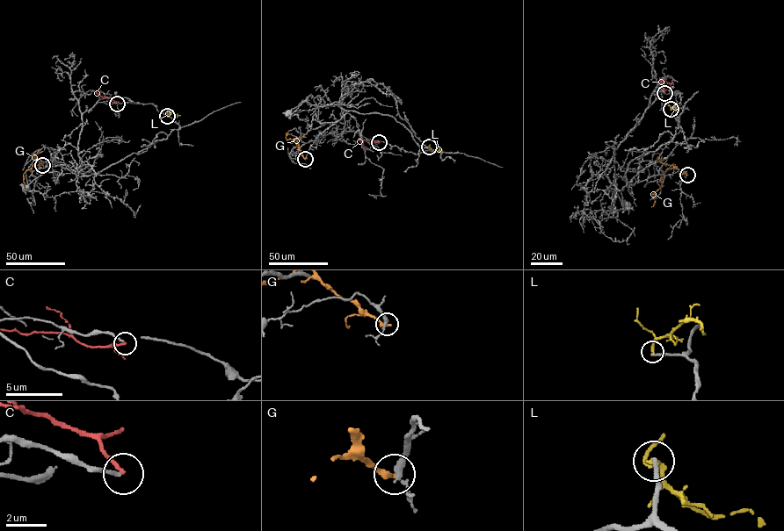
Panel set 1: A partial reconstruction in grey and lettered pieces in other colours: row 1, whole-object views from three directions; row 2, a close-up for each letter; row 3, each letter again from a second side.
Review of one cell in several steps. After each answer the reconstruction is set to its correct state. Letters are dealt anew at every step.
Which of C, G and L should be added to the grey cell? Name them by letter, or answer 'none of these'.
none of these

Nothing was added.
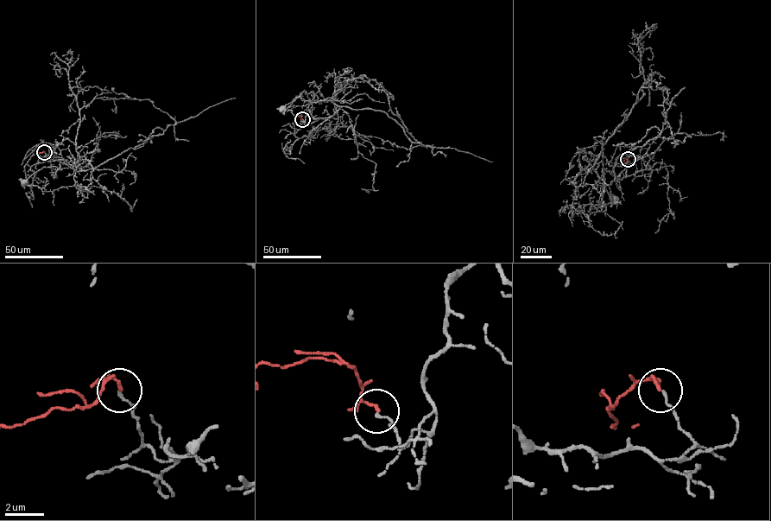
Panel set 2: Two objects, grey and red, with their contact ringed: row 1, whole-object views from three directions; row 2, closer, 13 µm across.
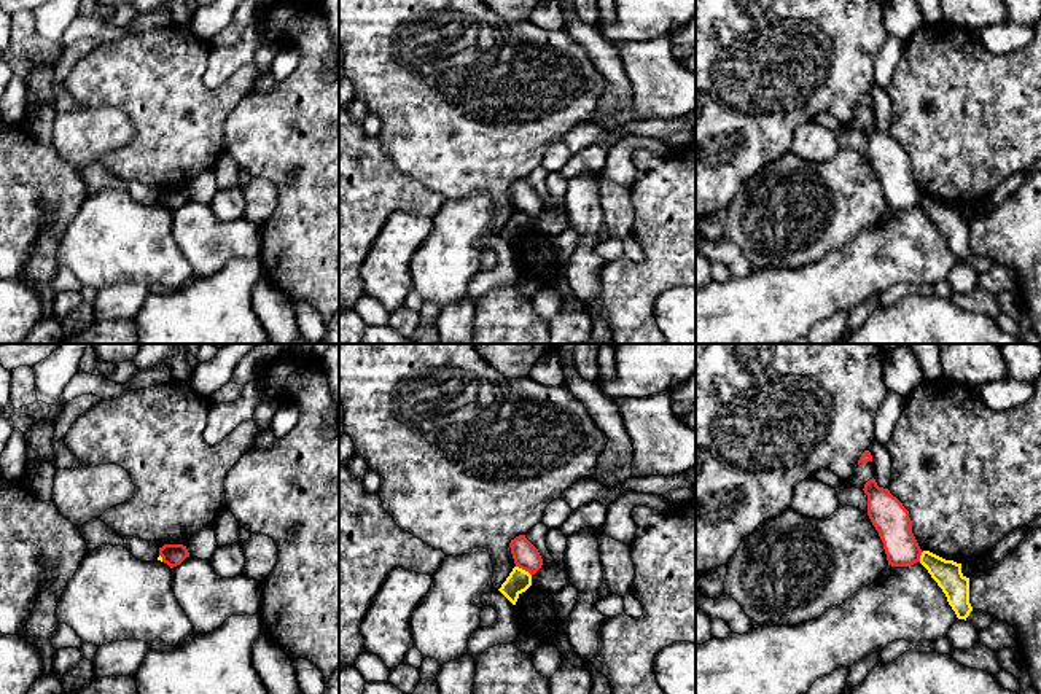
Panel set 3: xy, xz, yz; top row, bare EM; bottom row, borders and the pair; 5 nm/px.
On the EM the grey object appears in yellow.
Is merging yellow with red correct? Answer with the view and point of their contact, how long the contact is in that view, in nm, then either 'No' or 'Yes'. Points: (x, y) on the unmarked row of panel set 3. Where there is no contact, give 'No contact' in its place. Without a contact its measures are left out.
Touches yellow at xz (524, 214). Shared border 90 nm. No

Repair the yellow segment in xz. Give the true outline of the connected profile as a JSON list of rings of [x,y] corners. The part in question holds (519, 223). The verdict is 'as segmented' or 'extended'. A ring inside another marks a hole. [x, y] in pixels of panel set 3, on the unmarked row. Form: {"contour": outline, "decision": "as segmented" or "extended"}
{"contour": [[[514,210],[506,224],[498,232],[513,248],[519,239],[532,229],[532,218],[519,210]]], "decision": "as segmented"}

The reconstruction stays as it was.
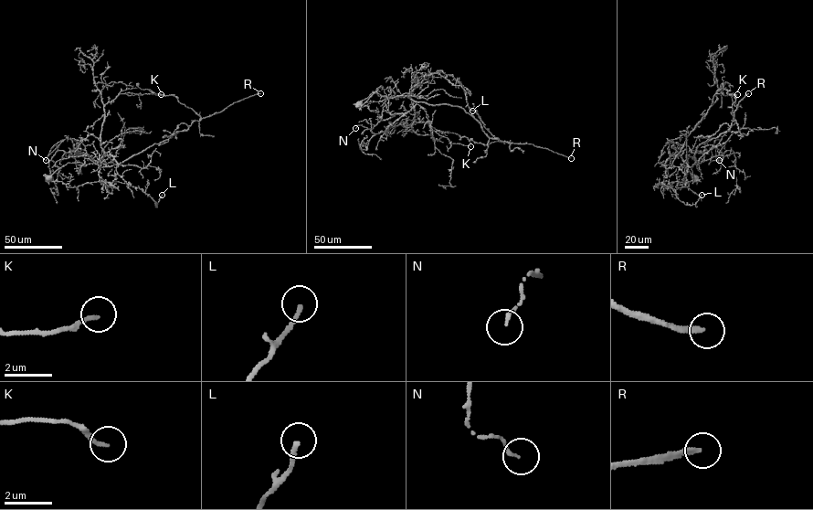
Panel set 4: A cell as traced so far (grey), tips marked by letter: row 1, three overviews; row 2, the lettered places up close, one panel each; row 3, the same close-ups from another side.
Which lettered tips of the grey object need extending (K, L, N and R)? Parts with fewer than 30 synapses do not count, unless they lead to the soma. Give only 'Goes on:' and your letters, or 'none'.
Goes on: R

